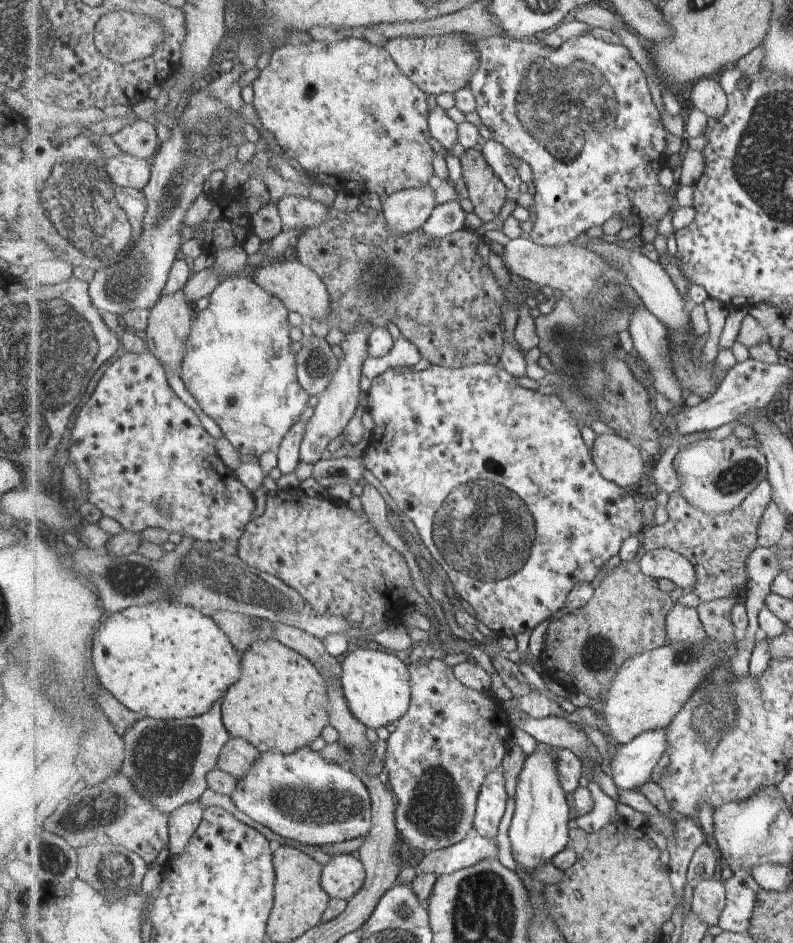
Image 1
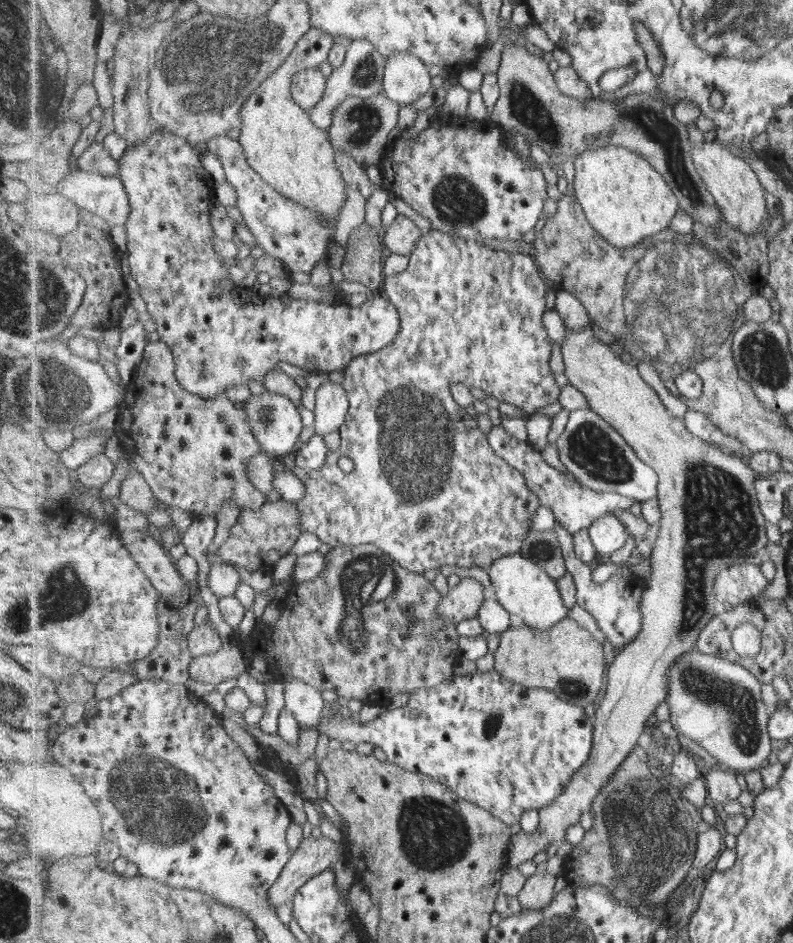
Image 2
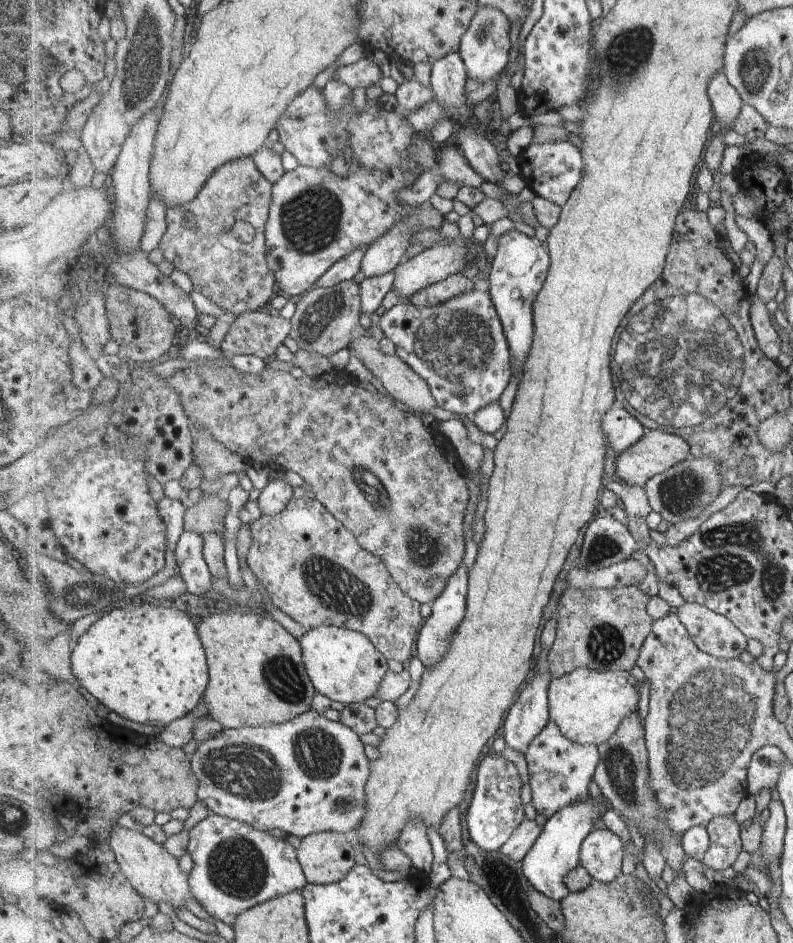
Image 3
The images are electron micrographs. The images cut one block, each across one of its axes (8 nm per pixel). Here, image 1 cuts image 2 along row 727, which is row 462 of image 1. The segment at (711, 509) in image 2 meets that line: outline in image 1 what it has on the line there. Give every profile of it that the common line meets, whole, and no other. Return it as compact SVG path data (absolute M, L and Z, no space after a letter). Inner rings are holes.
M597 435L591 451L601 474L621 488L635 486L643 478L645 460L639 456L639 448L621 435Z

